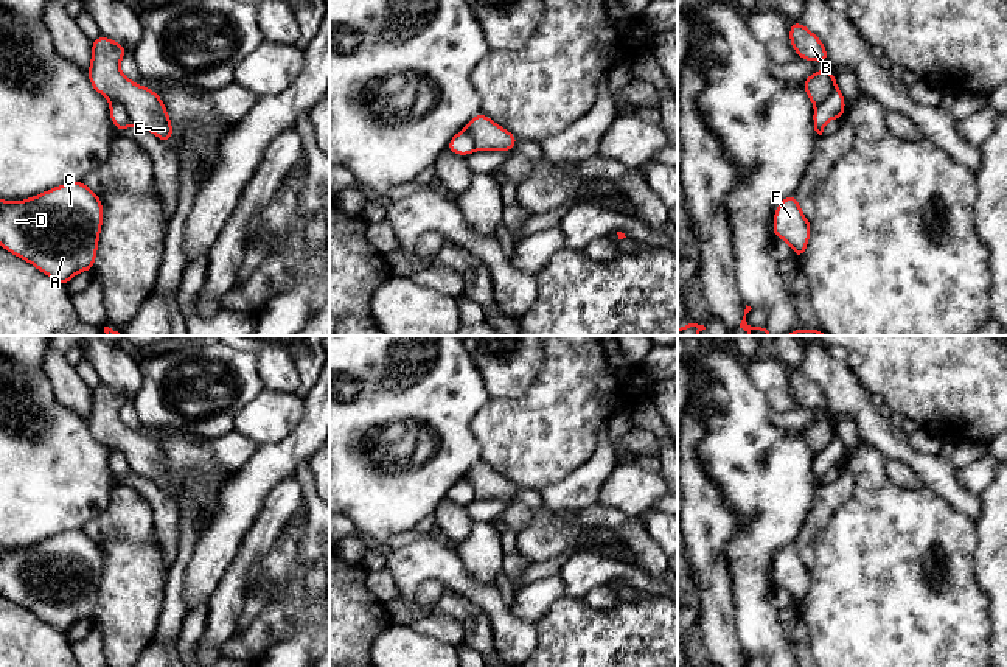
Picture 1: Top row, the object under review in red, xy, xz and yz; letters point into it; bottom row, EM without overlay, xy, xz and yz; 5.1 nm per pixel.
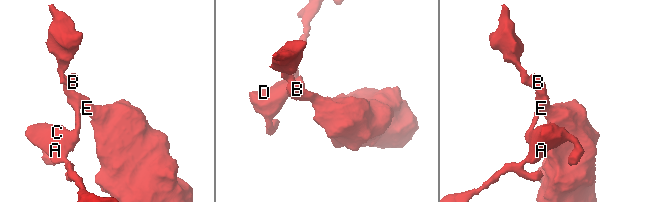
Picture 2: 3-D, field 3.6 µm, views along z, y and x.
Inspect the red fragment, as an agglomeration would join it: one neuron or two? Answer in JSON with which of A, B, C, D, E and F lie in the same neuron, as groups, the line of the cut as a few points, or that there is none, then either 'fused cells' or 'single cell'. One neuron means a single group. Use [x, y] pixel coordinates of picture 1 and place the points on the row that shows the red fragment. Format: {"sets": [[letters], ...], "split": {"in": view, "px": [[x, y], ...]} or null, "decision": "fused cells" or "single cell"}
{"sets": [["A", "C", "D", "F"], ["B", "E"]], "split": {"in": "xy", "px": [[109, 98], [115, 98], [123, 106], [132, 123]]}, "decision": "fused cells"}

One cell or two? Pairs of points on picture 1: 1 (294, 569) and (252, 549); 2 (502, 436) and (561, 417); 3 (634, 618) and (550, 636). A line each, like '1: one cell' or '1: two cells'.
1: two cells
2: one cell
3: one cell

